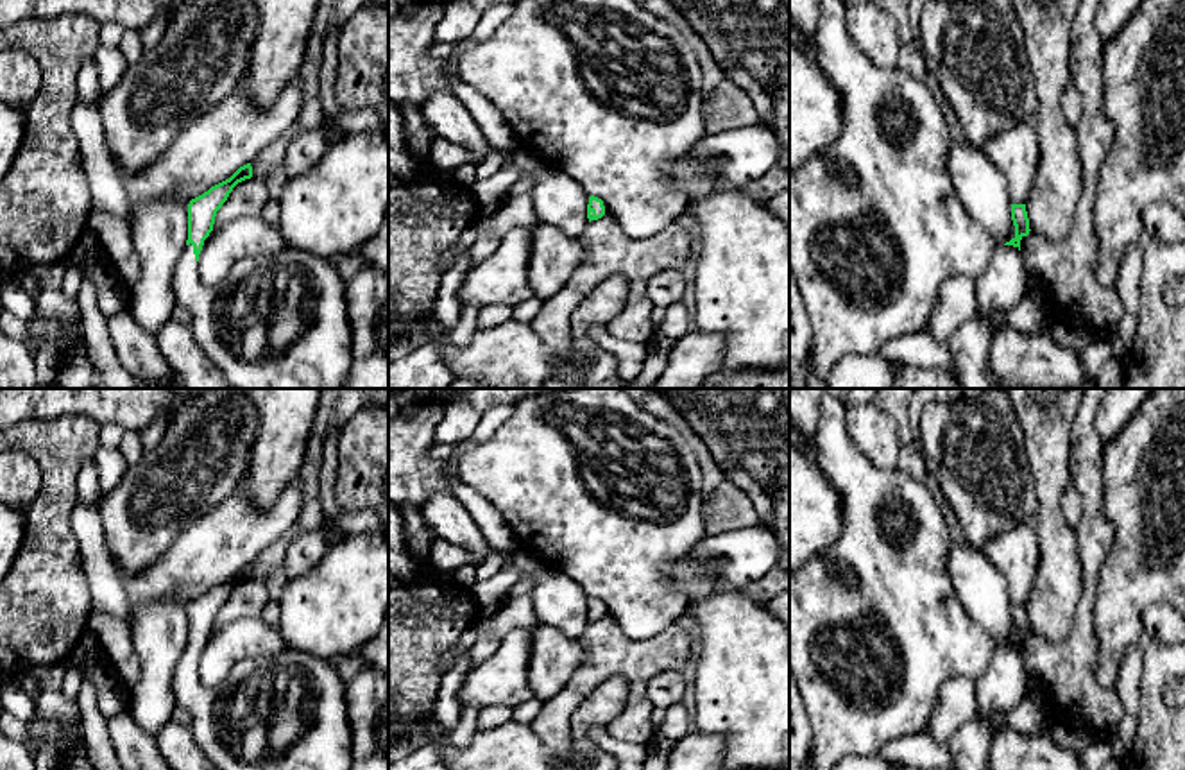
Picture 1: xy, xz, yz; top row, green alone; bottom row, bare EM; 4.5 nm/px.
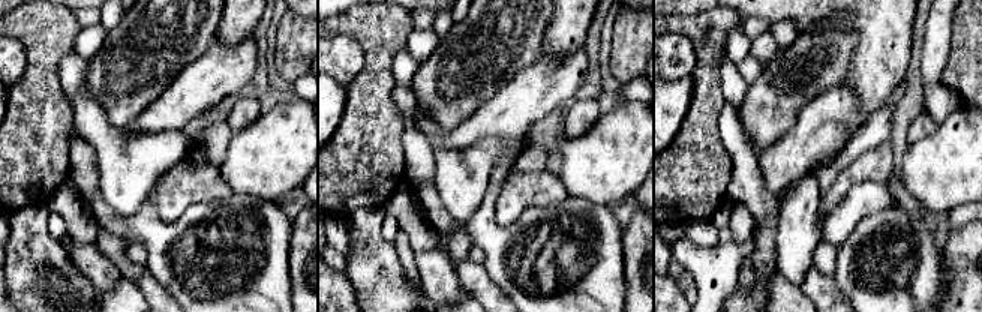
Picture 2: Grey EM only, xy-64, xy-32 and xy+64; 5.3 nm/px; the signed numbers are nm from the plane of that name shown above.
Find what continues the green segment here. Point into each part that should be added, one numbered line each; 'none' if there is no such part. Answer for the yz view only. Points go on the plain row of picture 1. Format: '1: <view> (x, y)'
1: yz (1001, 686)

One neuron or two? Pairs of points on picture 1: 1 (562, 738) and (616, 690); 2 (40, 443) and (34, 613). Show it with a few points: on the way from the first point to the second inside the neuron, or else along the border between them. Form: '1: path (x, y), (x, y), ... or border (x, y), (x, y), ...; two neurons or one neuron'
1: border (593, 690), (573, 717), (575, 751); two neurons
2: path (52, 486), (49, 570); one neuron

